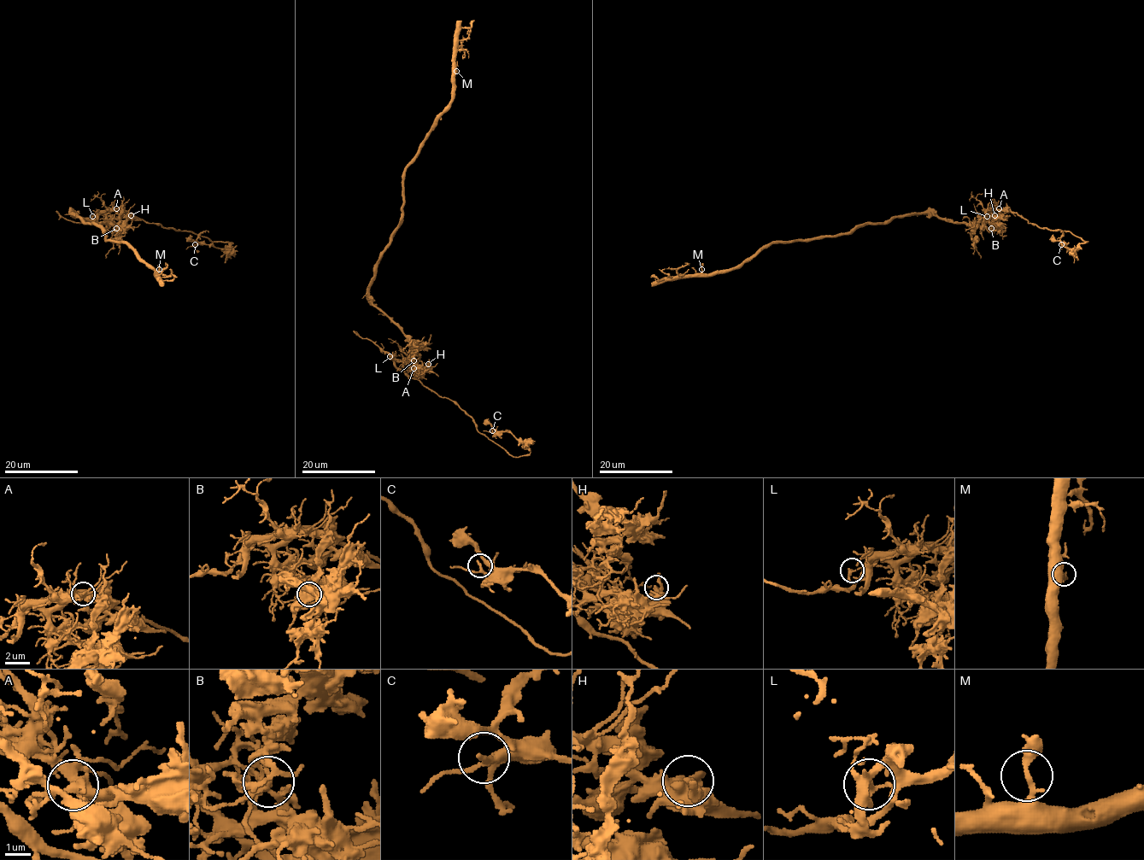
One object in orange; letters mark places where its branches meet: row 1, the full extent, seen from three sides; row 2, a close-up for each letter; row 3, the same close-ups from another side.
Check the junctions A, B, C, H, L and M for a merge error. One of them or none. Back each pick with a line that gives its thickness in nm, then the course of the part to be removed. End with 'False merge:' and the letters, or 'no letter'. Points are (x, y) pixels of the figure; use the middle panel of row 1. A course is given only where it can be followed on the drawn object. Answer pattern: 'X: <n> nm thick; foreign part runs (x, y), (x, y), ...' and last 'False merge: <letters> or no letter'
B: 160 nm thick; foreign part runs (413, 359), (418, 379), (476, 429), (514, 457), (529, 453), (494, 430), (506, 430)
False merge: B

